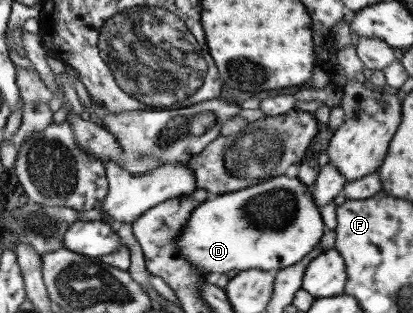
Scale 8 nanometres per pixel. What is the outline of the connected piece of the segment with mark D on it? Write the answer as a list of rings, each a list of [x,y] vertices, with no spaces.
[[[280,175],[268,182],[236,192],[220,195],[210,193],[209,198],[191,212],[188,223],[176,237],[176,244],[178,252],[182,253],[190,264],[195,264],[203,273],[215,278],[230,270],[279,271],[290,267],[308,258],[312,251],[318,250],[325,232],[321,211],[314,204],[310,188],[296,177]]]

